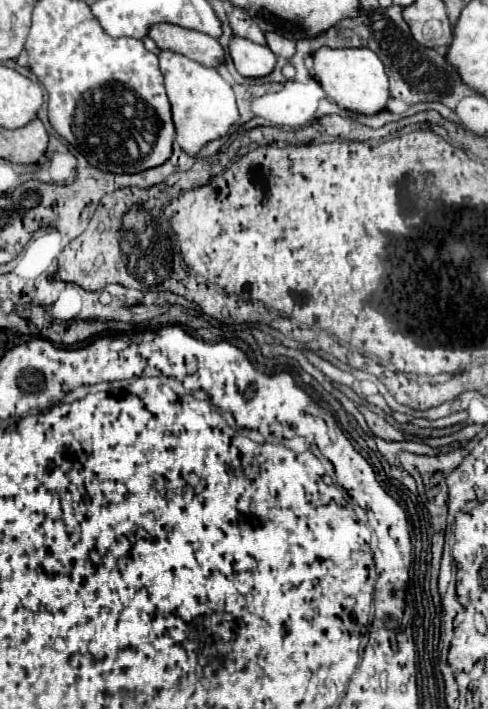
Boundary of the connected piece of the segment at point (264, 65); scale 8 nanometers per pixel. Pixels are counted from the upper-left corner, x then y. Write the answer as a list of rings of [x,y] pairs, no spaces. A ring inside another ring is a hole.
[[[243,37],[231,39],[229,55],[235,63],[235,69],[243,77],[265,77],[275,67],[275,55],[267,45],[259,45]]]

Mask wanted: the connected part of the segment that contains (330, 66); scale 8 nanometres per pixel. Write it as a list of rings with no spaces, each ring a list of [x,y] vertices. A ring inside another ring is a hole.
[[[319,47],[313,51],[313,69],[315,77],[323,89],[323,93],[333,99],[341,109],[353,111],[353,113],[379,113],[385,109],[389,99],[389,83],[383,69],[381,59],[365,47],[357,49],[331,49],[331,47]]]

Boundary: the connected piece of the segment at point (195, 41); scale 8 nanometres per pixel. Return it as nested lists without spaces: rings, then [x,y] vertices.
[[[155,23],[149,27],[149,37],[159,45],[159,49],[187,55],[207,67],[215,67],[223,61],[223,47],[219,41],[201,31],[185,29],[173,23]]]

